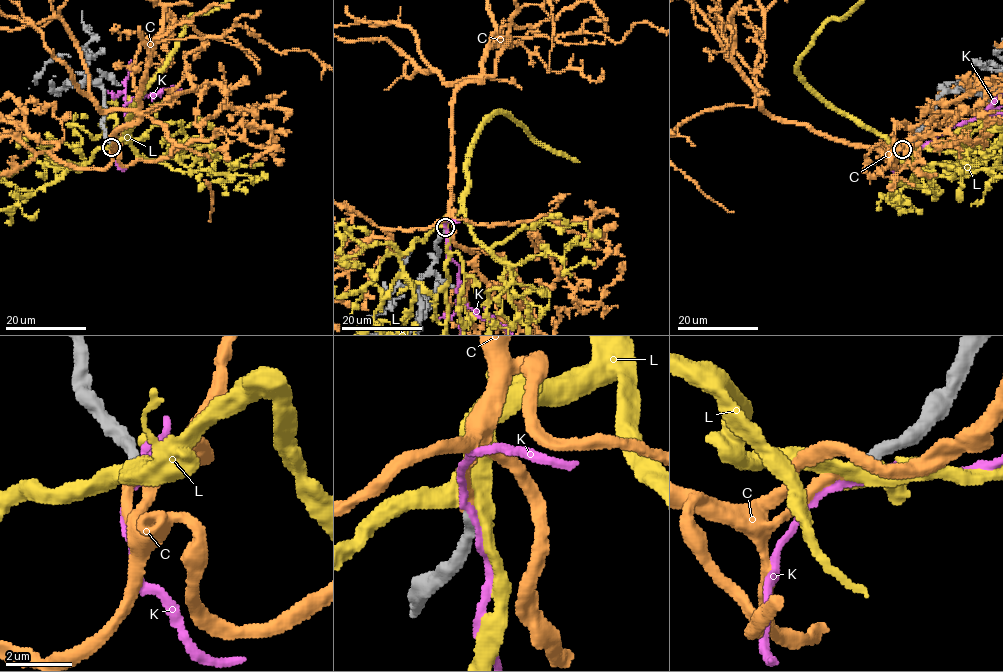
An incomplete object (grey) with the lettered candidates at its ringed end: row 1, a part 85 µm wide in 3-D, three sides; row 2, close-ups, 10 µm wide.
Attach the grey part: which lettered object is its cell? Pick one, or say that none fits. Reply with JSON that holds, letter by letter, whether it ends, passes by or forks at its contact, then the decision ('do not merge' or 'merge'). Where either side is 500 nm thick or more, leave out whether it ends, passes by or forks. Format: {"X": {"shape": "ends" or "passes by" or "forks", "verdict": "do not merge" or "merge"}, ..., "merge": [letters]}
{"C": {"shape": "ends", "verdict": "merge"}, "K": {"shape": "passes by", "verdict": "do not merge"}, "L": {"verdict": "do not merge"}, "merge": ["C"]}

